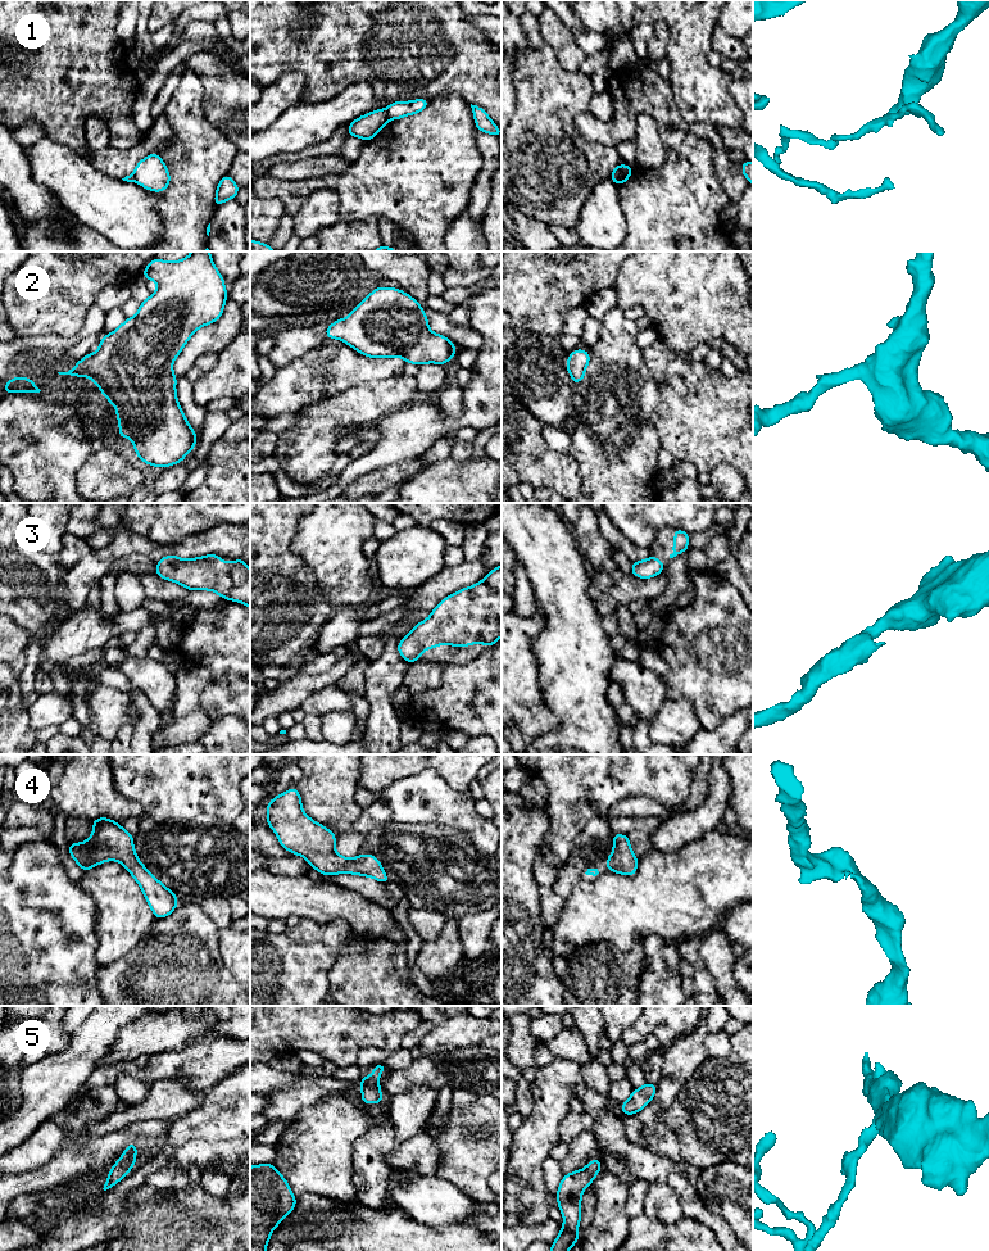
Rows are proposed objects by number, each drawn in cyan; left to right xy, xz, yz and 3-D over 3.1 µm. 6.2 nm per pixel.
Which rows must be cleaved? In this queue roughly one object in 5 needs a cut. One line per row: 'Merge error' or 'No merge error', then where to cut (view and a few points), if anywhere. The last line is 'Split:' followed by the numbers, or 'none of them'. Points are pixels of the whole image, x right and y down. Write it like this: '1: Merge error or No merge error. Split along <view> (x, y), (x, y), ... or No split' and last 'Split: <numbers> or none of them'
1: Merge error. Split along xz (385, 110), (389, 118)
2: No merge error. No split
3: No merge error. No split
4: No merge error. No split
5: No merge error. No split
Split: 1

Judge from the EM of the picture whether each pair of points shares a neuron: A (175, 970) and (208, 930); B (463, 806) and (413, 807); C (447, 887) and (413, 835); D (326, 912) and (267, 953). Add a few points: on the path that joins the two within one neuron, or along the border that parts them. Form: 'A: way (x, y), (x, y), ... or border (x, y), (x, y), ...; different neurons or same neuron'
A: way (178, 960), (198, 941); same neuron
B: way (450, 806), (429, 806), (426, 808); same neuron
C: way (443, 874), (417, 848); same neuron
D: border (300, 918), (308, 918), (318, 923), (343, 920); different neurons

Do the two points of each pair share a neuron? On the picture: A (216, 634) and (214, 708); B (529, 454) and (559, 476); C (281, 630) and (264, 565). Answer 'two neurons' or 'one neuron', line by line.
A: one neuron
B: one neuron
C: one neuron

